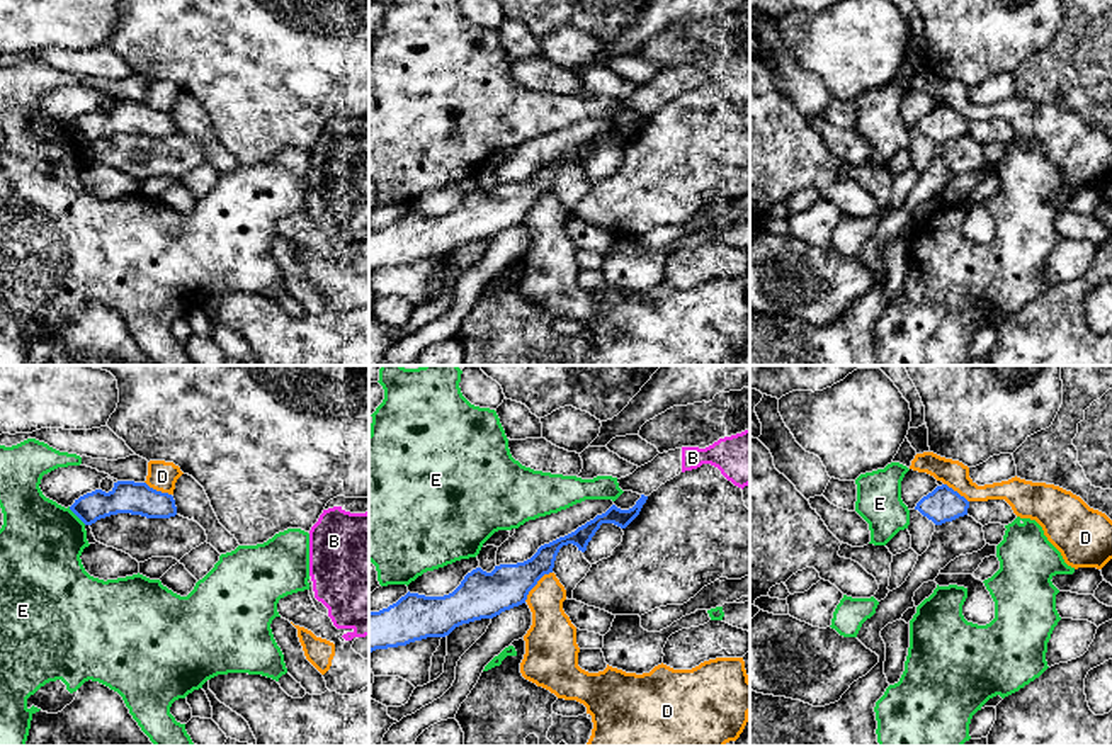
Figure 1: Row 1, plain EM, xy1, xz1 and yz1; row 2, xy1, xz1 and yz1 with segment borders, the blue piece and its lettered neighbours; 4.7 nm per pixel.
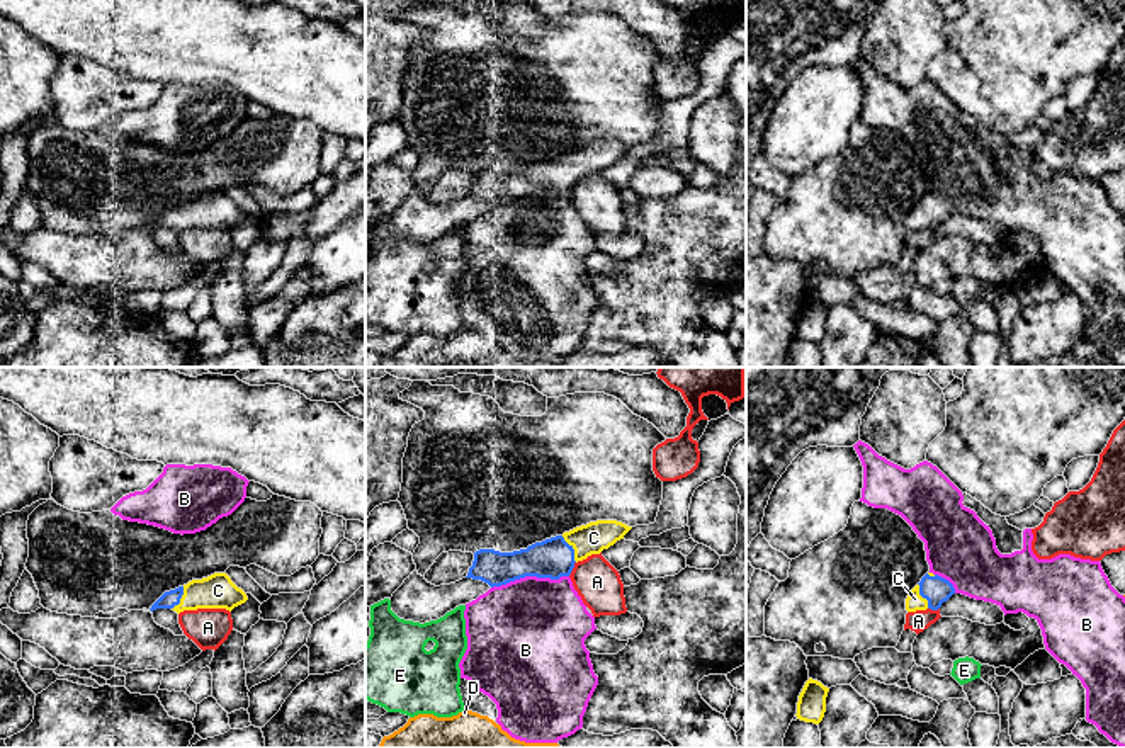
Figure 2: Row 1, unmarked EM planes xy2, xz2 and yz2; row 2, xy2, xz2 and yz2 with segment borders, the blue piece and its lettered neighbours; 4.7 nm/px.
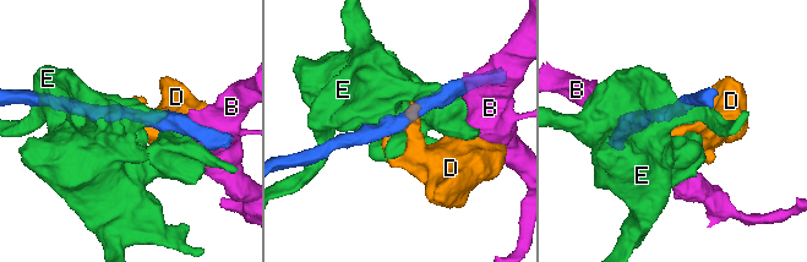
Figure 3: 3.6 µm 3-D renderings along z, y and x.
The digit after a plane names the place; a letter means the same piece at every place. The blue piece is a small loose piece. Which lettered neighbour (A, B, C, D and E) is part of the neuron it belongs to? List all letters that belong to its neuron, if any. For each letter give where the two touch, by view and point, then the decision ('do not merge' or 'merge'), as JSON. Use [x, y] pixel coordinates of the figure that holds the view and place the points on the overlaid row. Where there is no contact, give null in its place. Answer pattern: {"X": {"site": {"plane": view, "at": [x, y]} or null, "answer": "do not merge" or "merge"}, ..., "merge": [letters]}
{"A": {"site": {"plane": "xz2", "at": [573, 566]}, "answer": "do not merge"}, "B": {"site": {"plane": "xz2", "at": [529, 575]}, "answer": "do not merge"}, "C": {"site": {"plane": "xz2", "at": [573, 549]}, "answer": "merge"}, "D": {"site": {"plane": "xz1", "at": [536, 583]}, "answer": "do not merge"}, "E": {"site": {"plane": "xy1", "at": [77, 515]}, "answer": "do not merge"}, "merge": ["C"]}

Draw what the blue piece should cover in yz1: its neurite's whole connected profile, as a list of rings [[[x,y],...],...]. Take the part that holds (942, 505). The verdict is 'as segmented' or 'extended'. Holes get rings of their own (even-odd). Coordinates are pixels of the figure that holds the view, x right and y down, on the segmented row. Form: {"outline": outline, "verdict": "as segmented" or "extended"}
{"outline": [[[947,484],[937,486],[915,506],[915,510],[932,520],[935,525],[942,525],[967,515],[967,508],[969,501]]], "verdict": "as segmented"}

